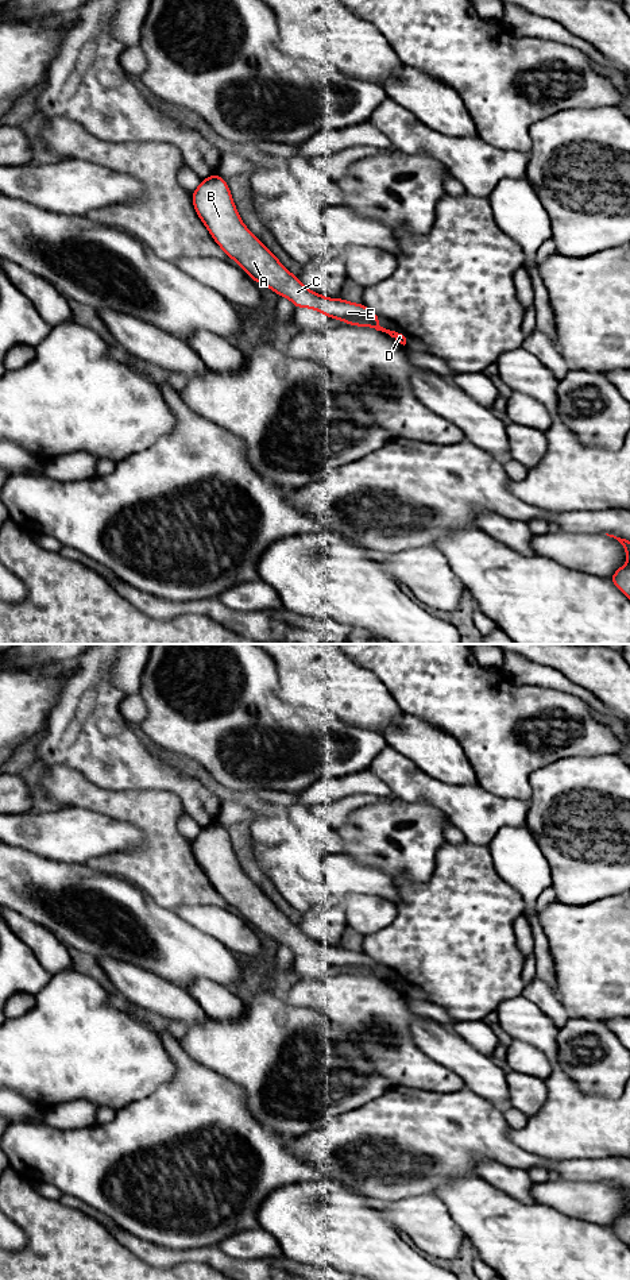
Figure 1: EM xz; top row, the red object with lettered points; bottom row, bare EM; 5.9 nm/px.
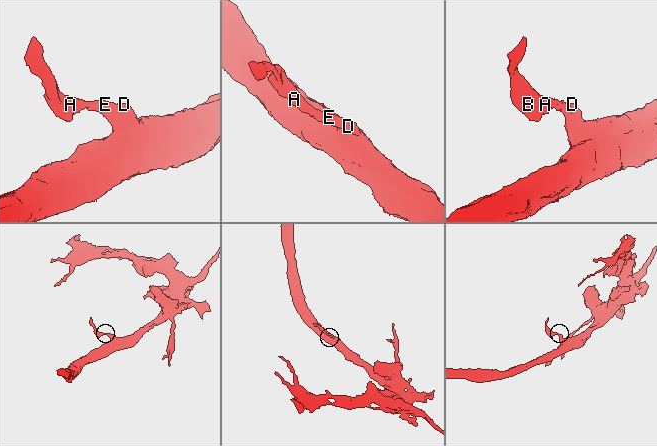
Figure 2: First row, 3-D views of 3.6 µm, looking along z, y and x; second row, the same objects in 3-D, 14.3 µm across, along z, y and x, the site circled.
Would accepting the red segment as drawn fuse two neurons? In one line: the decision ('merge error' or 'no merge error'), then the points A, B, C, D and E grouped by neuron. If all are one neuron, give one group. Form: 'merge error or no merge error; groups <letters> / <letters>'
no merge error; groups A B C D E

